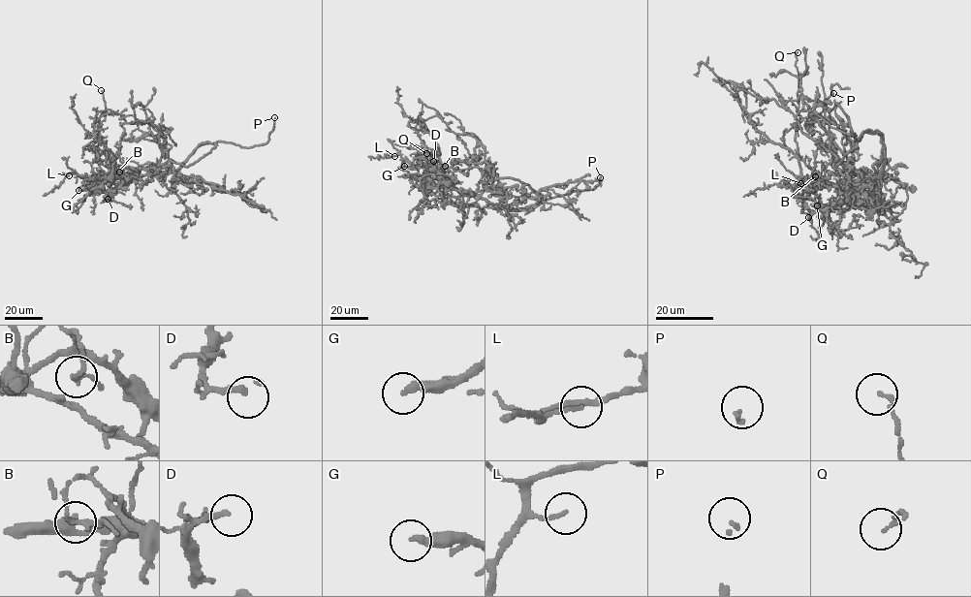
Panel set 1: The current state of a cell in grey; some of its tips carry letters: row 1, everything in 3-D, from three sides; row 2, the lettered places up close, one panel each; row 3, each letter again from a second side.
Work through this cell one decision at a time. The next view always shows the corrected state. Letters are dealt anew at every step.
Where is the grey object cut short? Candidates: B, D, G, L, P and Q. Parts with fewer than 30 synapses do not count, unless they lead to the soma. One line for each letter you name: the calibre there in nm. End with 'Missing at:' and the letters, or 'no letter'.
G: 280 nm
P: 120 nm
Missing at: G, P

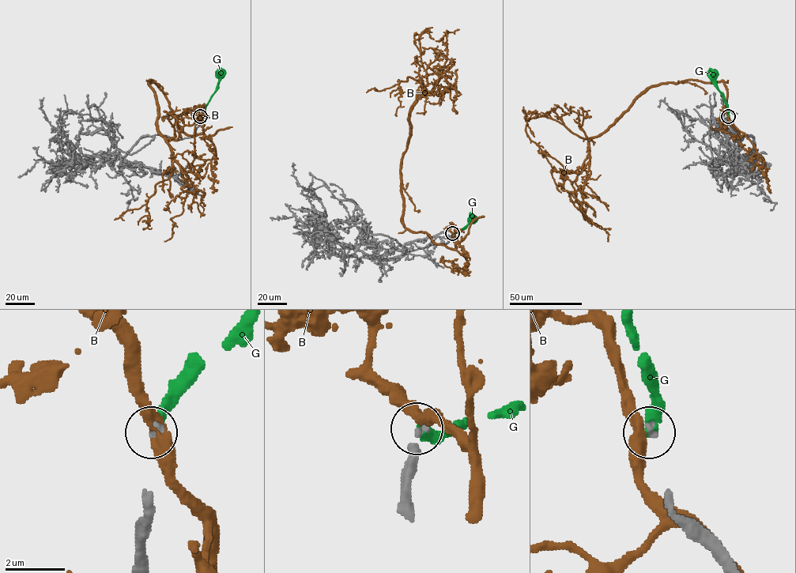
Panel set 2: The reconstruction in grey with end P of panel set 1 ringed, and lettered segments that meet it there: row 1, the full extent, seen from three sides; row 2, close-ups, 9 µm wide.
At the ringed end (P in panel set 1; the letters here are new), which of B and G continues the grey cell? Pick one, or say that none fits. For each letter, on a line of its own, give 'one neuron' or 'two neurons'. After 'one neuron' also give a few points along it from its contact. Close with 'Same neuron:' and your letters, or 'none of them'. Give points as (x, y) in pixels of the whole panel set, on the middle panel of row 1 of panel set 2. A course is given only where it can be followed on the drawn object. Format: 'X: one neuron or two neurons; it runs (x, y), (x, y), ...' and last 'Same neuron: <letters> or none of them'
B: two neurons
G: one neuron; it runs (452, 233), (464, 227), (470, 220)
Same neuron: G

